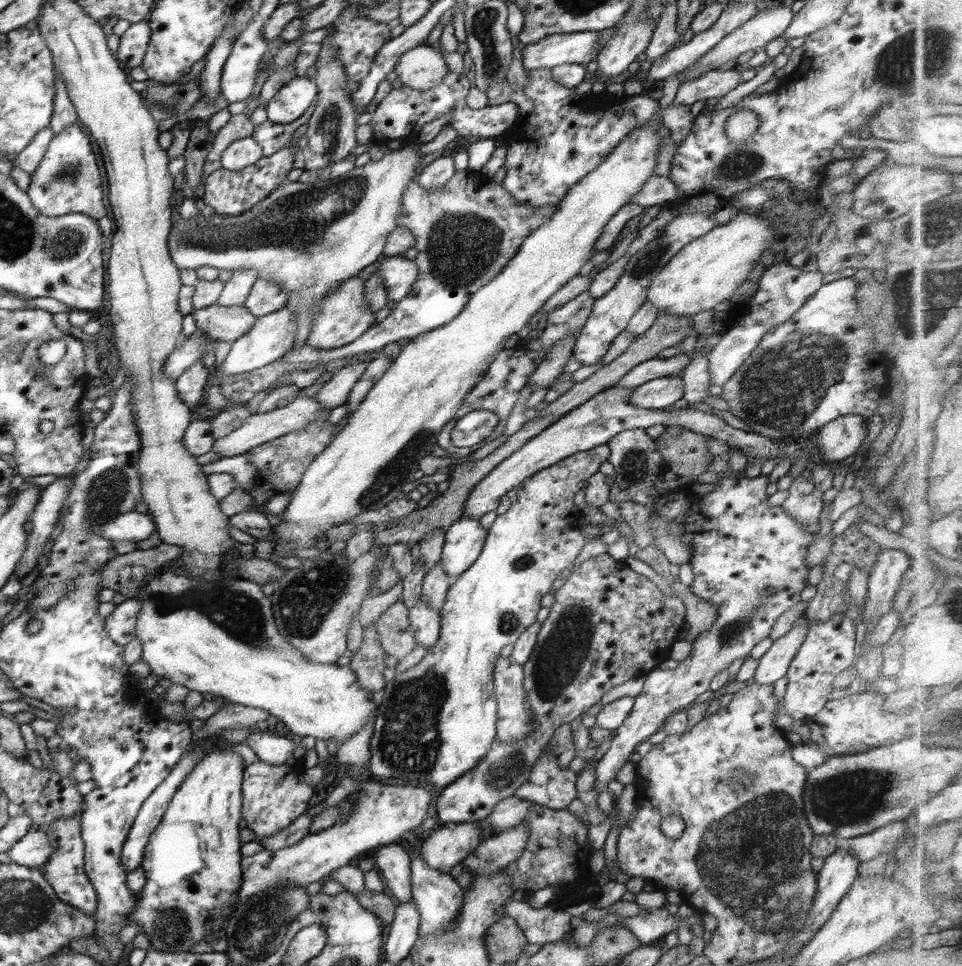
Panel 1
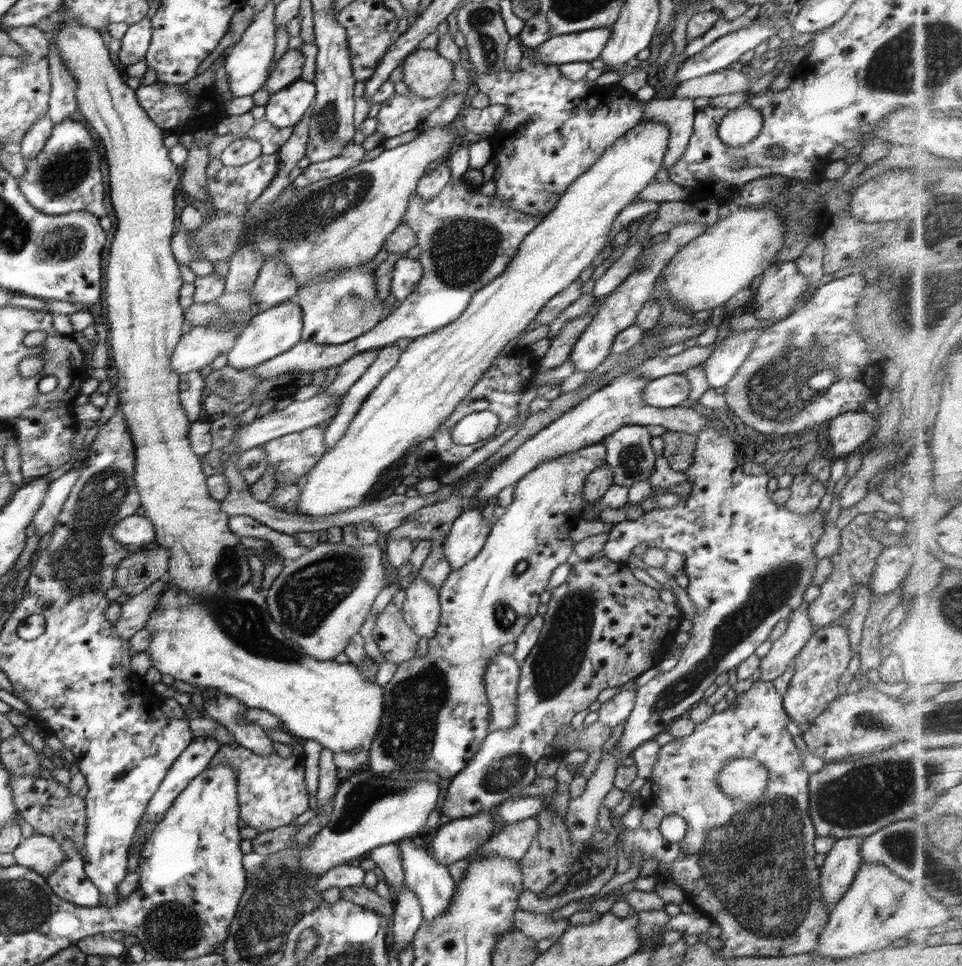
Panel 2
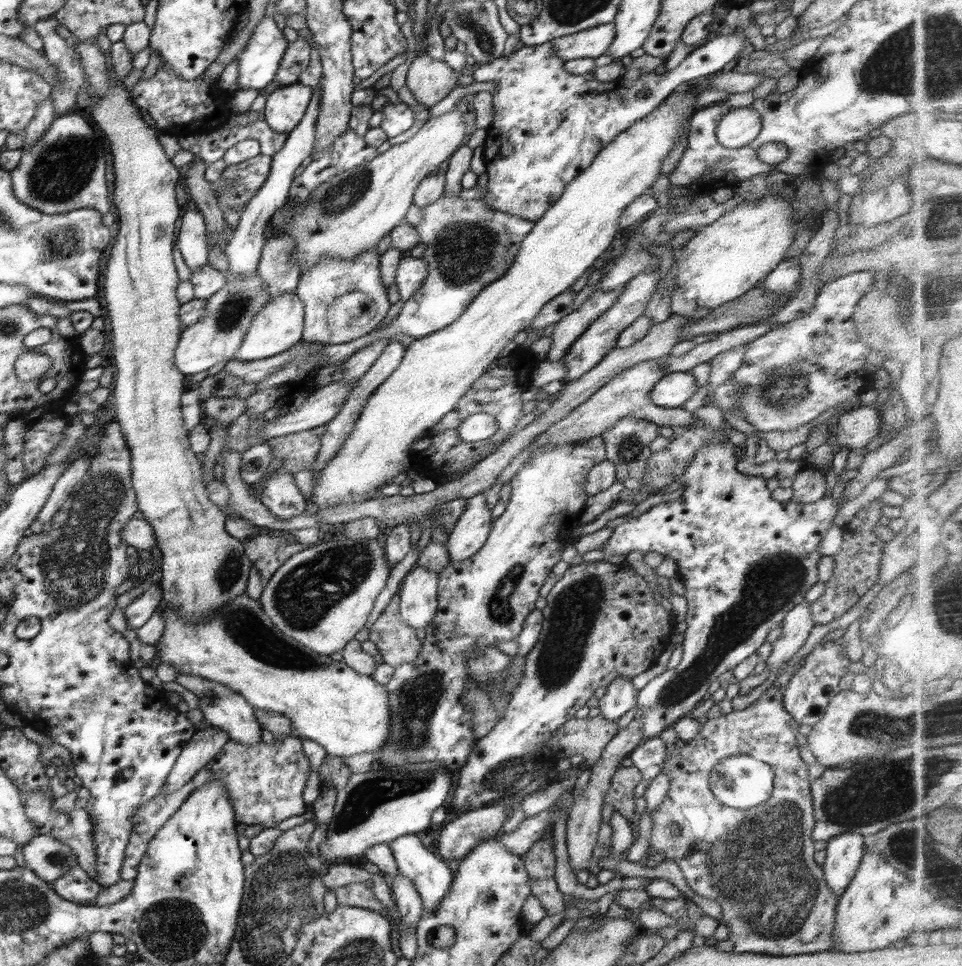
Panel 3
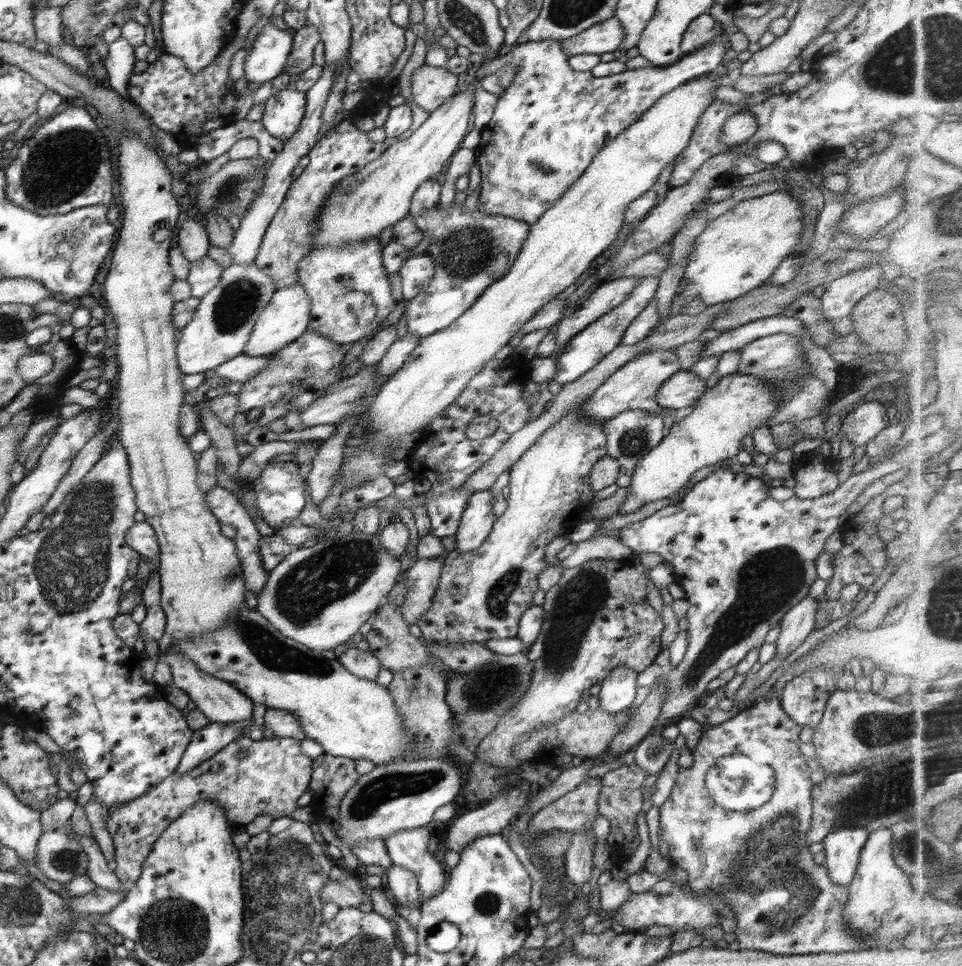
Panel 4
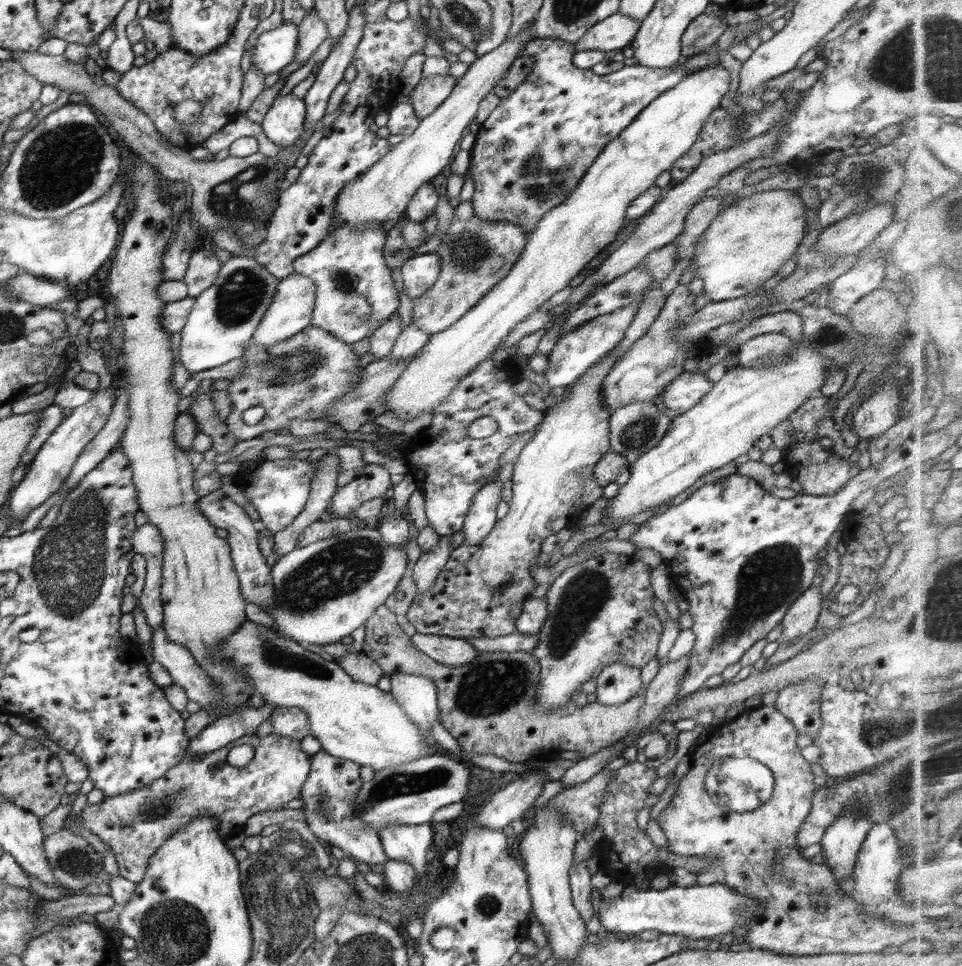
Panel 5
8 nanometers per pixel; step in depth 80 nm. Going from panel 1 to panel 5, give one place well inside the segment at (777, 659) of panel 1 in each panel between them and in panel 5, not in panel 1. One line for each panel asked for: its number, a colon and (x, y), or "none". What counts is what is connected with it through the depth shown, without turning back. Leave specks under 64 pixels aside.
2: (799, 629)
3: (798, 622)
4: (798, 622)
5: (801, 617)

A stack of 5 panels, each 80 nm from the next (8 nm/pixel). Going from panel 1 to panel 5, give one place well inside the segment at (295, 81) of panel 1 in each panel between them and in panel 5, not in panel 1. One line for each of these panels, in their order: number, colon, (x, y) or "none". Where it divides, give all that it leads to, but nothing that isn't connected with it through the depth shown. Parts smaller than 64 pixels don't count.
2: (285, 108)
3: (284, 108)
4: (283, 112)
5: (283, 124)

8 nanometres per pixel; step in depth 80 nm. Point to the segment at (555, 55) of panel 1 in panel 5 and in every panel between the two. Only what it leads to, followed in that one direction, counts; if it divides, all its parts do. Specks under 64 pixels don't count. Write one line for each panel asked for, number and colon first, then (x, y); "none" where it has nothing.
2: (585, 46)
3: (591, 43)
4: (607, 36)
5: (616, 32)

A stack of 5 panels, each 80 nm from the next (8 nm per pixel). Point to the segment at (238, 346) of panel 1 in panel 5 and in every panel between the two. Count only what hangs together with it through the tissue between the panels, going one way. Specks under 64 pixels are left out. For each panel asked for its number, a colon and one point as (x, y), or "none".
2: (272, 332)
3: (278, 327)
4: (284, 319)
5: (291, 310)

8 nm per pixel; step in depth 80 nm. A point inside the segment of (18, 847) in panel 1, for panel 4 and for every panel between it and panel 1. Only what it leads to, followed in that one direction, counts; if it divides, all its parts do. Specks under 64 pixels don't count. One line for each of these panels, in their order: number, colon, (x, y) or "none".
2: (44, 854)
3: (50, 858)
4: (60, 857)

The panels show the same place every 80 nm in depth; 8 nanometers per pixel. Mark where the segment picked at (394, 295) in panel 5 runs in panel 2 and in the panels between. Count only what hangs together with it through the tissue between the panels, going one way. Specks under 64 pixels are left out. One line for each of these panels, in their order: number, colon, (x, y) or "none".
2: (340, 306)
3: (344, 300)
4: (349, 289)

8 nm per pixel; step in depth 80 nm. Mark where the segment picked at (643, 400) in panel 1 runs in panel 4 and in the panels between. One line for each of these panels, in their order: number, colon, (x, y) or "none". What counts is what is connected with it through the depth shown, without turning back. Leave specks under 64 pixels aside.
2: (667, 391)
3: (673, 391)
4: (682, 389)

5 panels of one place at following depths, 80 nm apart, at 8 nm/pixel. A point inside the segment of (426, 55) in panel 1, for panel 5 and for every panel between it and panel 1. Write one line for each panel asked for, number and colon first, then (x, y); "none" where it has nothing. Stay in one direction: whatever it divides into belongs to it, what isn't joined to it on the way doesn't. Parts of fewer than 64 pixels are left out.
2: (427, 74)
3: (430, 80)
4: (431, 85)
5: (426, 97)

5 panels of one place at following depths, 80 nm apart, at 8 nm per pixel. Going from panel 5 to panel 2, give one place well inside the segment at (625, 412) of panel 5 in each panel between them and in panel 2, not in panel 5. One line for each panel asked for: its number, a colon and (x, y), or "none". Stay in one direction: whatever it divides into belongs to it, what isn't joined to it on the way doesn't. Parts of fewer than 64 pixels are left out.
2: (629, 454)
3: (626, 443)
4: (630, 434)

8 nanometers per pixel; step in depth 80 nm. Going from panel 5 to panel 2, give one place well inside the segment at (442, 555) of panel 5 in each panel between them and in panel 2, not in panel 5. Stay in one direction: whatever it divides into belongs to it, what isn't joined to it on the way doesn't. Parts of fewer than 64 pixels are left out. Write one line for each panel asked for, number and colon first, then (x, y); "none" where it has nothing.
2: (421, 609)
3: (418, 590)
4: (422, 578)

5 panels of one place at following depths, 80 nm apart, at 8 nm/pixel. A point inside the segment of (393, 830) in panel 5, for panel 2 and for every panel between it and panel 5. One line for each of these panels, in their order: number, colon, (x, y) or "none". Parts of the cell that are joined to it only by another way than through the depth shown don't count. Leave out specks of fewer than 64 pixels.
2: (429, 879)
3: (431, 876)
4: (409, 848)

